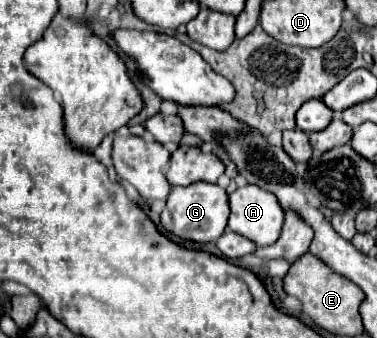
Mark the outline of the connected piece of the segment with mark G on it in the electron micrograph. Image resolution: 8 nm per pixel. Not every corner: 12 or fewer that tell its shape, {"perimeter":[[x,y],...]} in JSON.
{"perimeter":[[218,184],[174,186],[162,210],[170,236],[210,242],[228,224]]}

